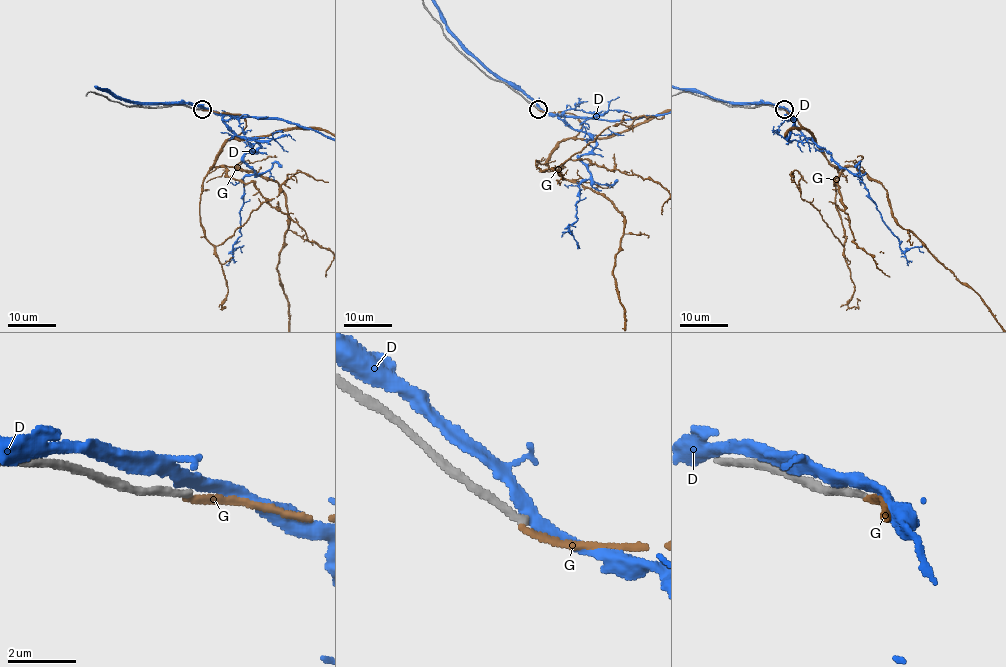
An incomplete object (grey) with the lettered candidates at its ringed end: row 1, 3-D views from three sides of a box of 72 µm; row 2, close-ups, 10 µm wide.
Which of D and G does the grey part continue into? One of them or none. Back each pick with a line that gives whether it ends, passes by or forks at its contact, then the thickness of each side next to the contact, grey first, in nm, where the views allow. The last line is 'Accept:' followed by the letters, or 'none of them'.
Accept: none of them

